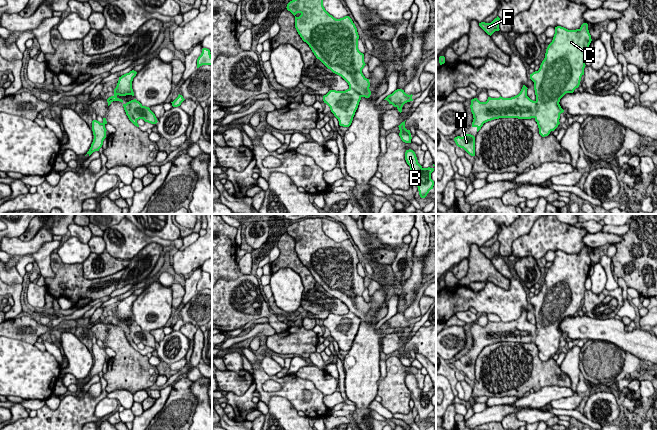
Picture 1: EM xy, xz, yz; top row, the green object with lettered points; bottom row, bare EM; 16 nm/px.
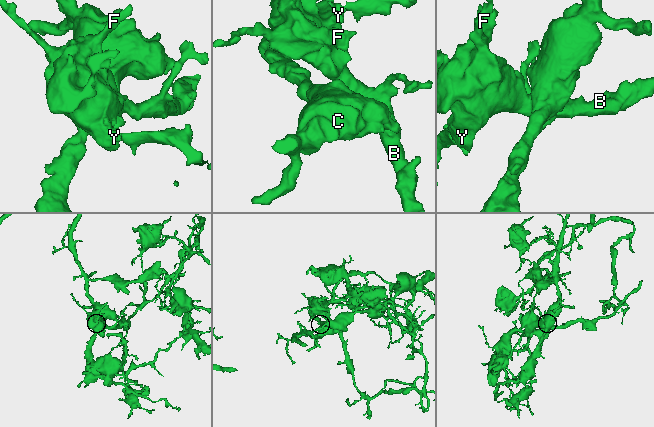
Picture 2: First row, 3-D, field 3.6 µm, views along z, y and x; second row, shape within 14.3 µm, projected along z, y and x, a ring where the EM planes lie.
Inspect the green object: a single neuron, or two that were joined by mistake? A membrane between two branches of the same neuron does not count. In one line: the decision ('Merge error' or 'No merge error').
Merge error

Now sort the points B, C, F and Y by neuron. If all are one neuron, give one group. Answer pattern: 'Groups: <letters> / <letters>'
Groups: B F Y / C

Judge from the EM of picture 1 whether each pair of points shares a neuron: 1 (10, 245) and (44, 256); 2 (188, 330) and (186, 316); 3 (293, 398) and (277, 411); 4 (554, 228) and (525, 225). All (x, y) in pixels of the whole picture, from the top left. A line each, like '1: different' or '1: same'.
1: different
2: different
3: different
4: different

